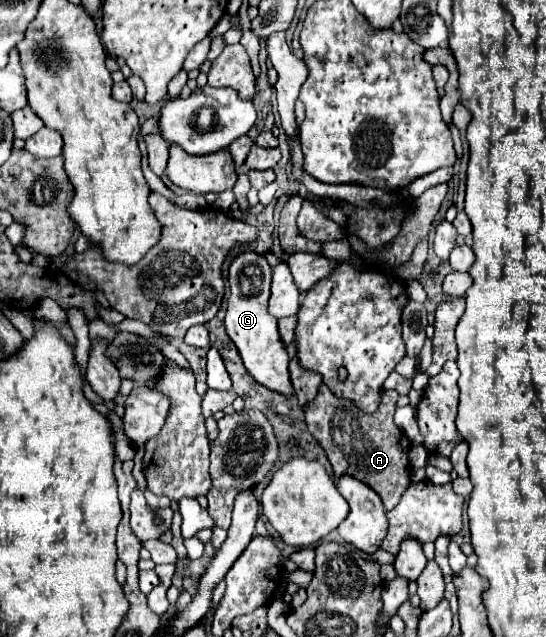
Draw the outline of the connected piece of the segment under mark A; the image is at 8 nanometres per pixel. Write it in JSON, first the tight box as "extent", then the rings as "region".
{"extent":[304,384,410,510],"region":[[[322,384],[318,386],[316,398],[304,406],[308,430],[326,450],[334,476],[340,478],[348,474],[364,482],[382,498],[386,510],[392,510],[400,502],[400,494],[410,484],[410,462],[408,462],[410,440],[402,434],[398,426],[394,426],[396,400],[398,400],[396,390],[384,390],[380,408],[372,416],[366,416],[364,412],[356,410],[356,406],[352,406],[350,402],[332,396],[328,386]]]}

